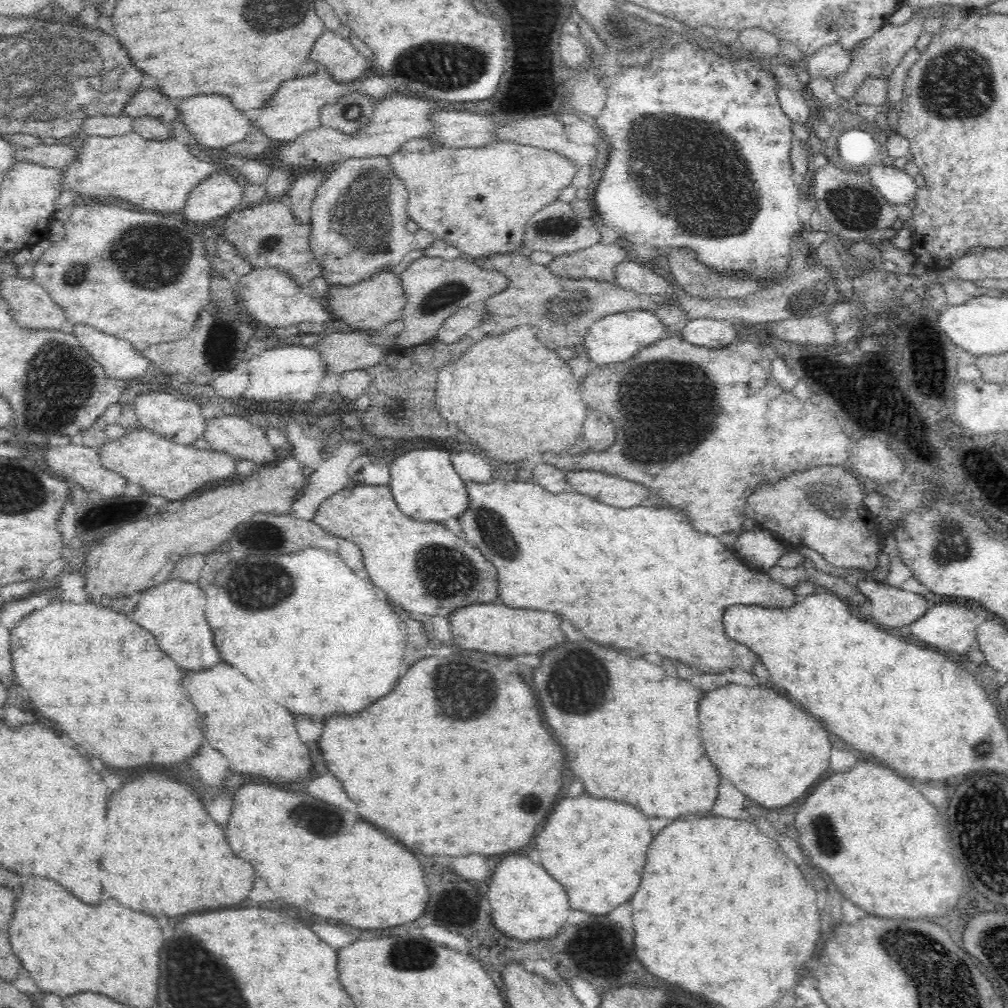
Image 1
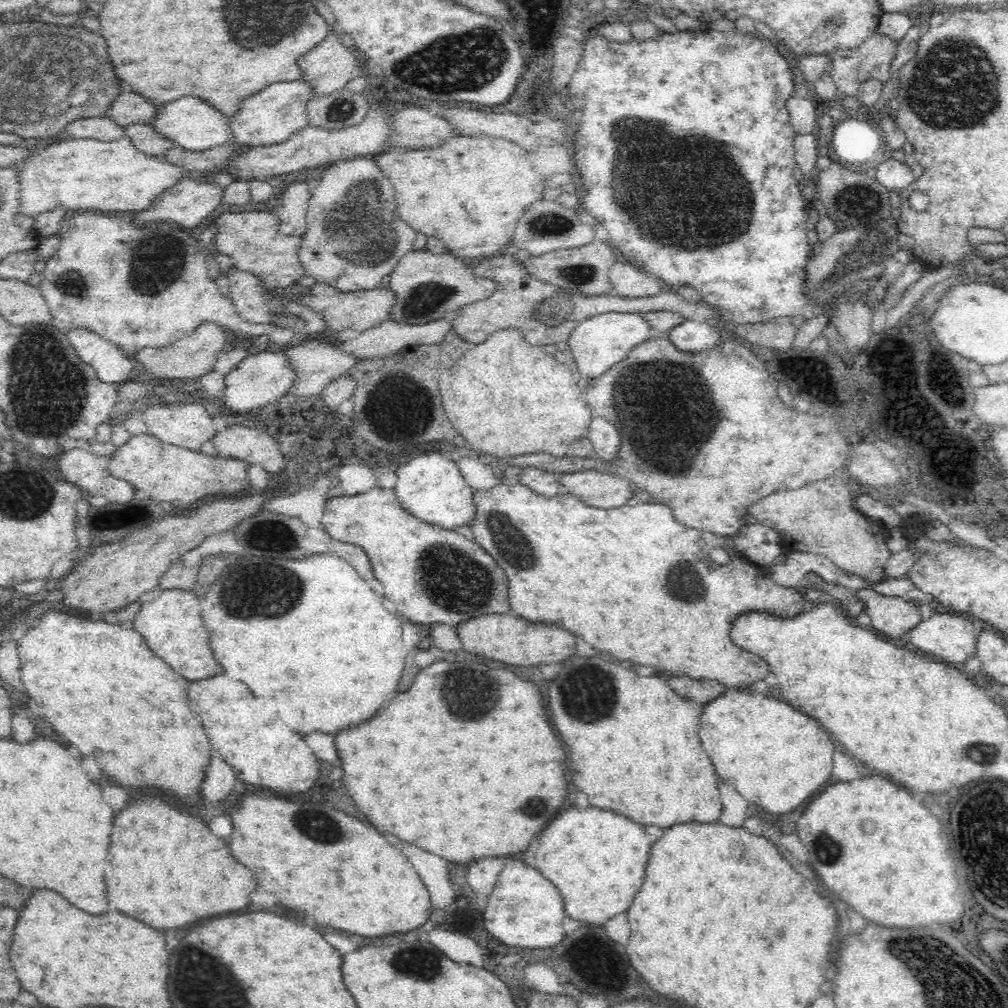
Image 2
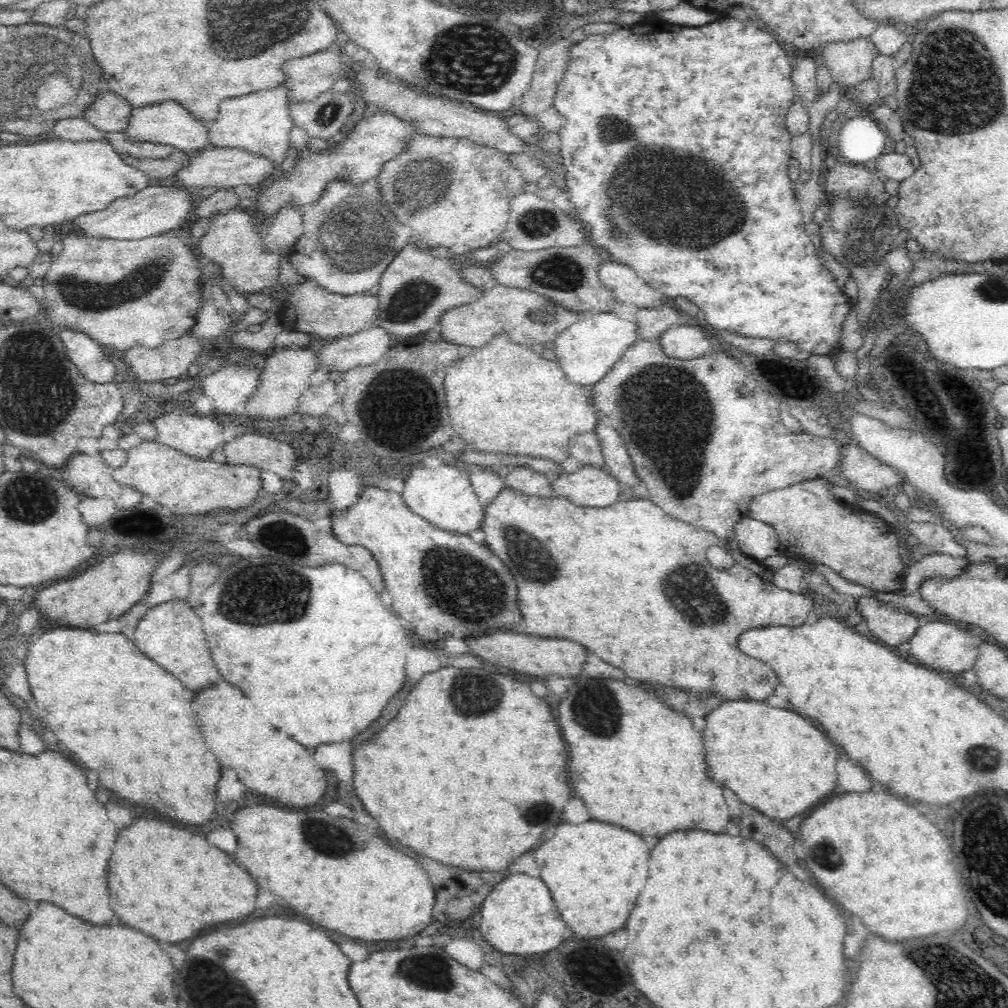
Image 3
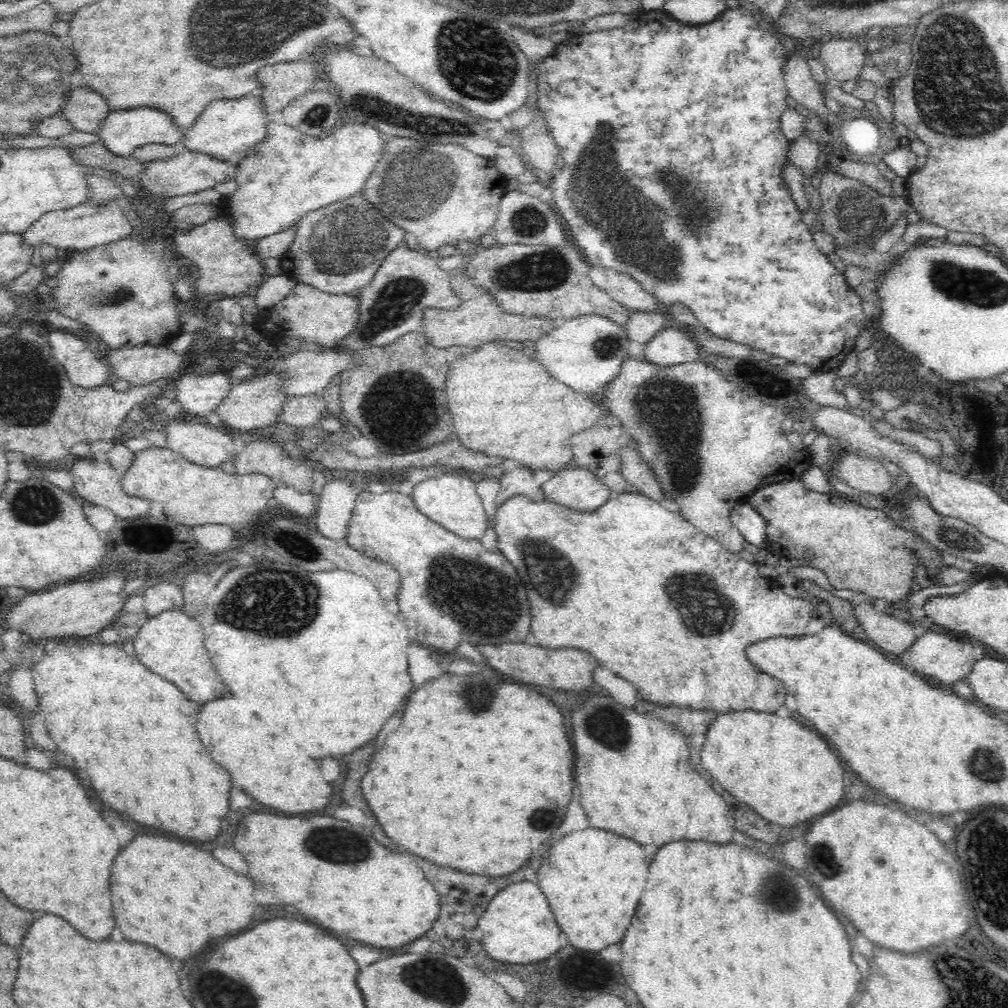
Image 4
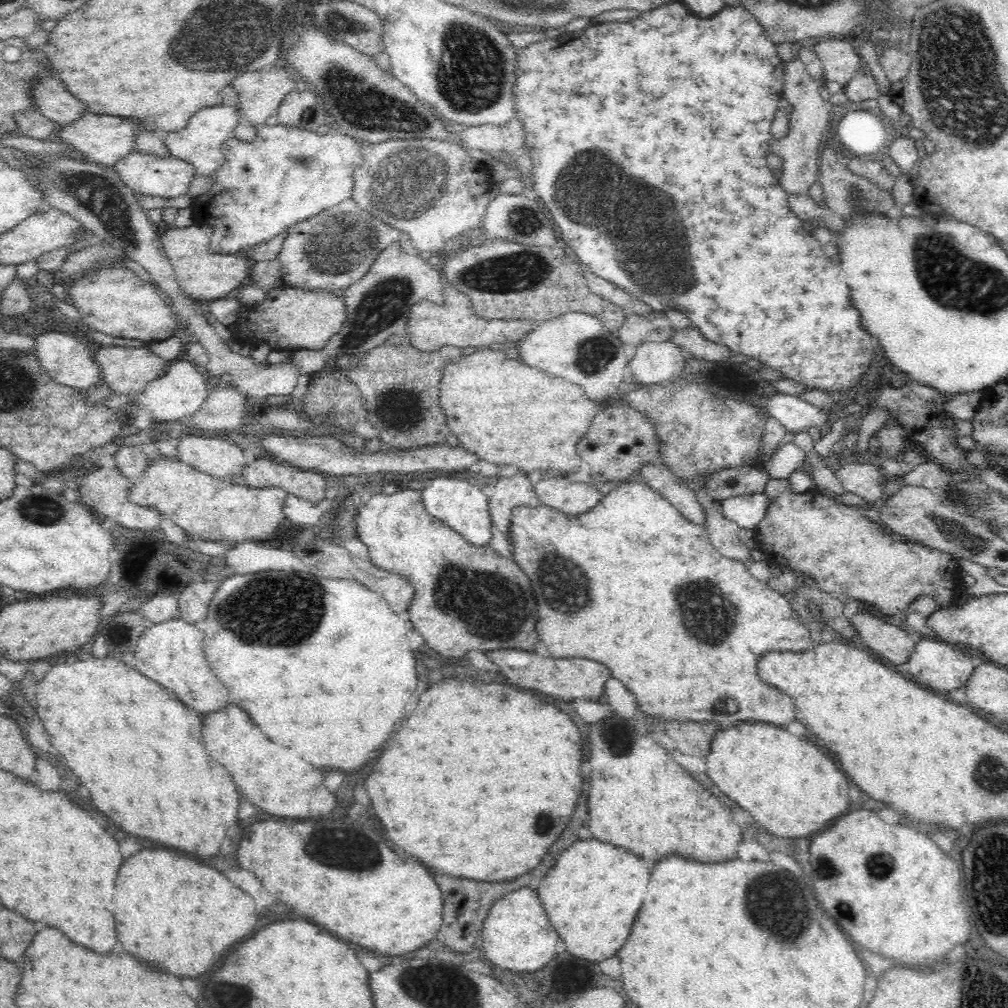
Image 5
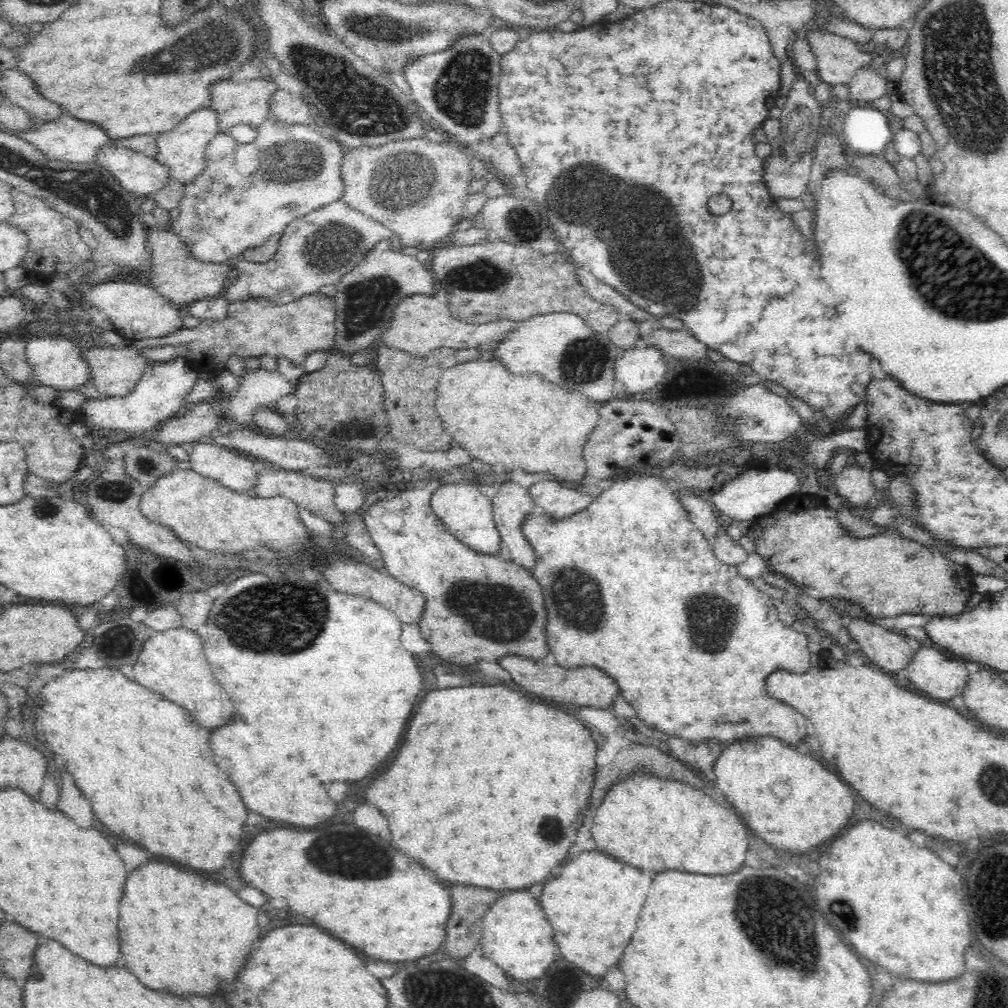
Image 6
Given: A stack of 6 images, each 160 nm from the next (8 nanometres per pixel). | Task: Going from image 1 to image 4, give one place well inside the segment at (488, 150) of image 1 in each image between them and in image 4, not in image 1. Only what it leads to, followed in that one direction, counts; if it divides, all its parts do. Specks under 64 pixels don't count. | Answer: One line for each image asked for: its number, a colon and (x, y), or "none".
2: (470, 194)
3: (472, 211)
4: (441, 192)

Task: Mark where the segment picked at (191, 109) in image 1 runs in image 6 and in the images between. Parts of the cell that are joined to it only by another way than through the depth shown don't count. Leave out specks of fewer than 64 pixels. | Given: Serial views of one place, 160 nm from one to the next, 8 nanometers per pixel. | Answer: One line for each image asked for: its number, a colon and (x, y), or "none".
2: (190, 122)
3: (169, 123)
4: (122, 131)
5: (104, 139)
6: (67, 138)

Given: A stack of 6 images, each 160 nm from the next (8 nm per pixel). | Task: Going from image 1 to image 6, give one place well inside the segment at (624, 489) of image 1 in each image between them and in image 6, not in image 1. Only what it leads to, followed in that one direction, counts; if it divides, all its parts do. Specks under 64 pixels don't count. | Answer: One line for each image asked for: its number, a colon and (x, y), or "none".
2: (602, 490)
3: (590, 486)
4: (575, 487)
5: (572, 498)
6: (560, 502)

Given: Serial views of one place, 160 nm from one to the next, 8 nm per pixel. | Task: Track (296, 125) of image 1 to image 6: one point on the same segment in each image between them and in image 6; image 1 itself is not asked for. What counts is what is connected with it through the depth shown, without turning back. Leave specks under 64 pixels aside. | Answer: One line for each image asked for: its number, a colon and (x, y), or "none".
2: (271, 116)
3: (259, 122)
4: (228, 129)
5: (200, 143)
6: (182, 149)

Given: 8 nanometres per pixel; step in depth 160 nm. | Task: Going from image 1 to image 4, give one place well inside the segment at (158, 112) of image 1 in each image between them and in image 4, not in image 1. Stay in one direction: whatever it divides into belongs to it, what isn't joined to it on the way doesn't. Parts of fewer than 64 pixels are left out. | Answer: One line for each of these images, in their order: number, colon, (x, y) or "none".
2: (128, 108)
3: (108, 112)
4: (86, 110)

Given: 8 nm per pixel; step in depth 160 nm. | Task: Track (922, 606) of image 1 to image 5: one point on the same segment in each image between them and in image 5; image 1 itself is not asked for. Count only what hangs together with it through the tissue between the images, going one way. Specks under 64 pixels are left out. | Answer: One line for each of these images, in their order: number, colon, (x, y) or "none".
2: (892, 616)
3: (892, 625)
4: (889, 634)
5: (892, 643)

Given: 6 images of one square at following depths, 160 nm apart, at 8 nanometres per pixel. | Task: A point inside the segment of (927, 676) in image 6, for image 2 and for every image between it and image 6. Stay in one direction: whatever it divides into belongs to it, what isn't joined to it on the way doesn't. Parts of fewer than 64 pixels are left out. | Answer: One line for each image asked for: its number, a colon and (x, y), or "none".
2: (948, 638)
3: (942, 646)
4: (936, 656)
5: (937, 666)

